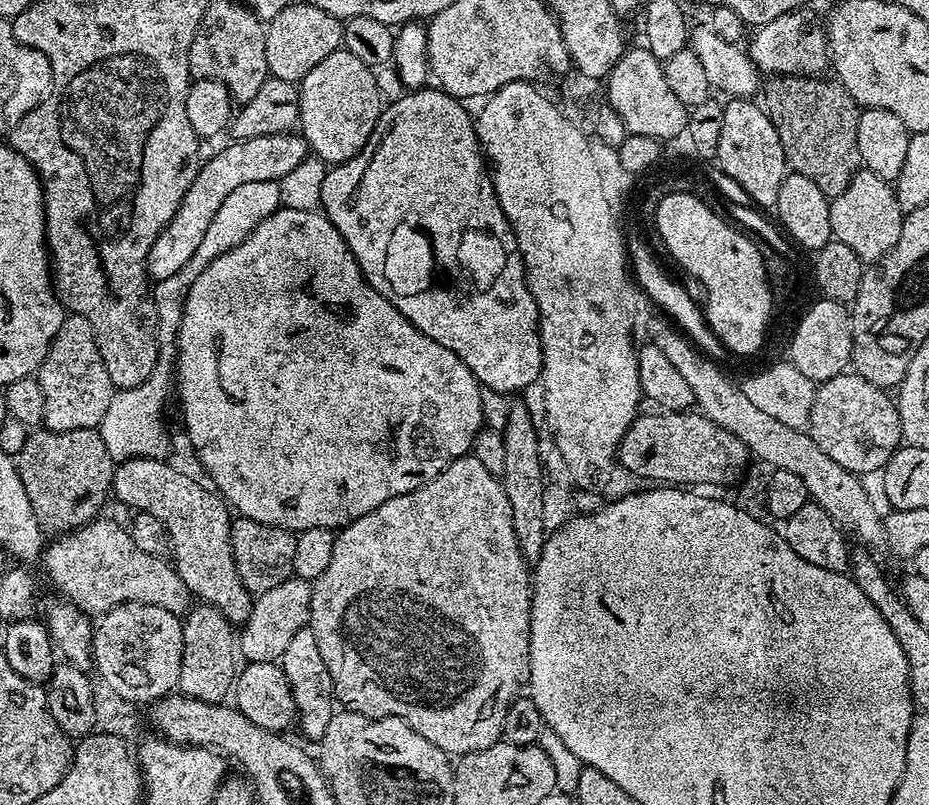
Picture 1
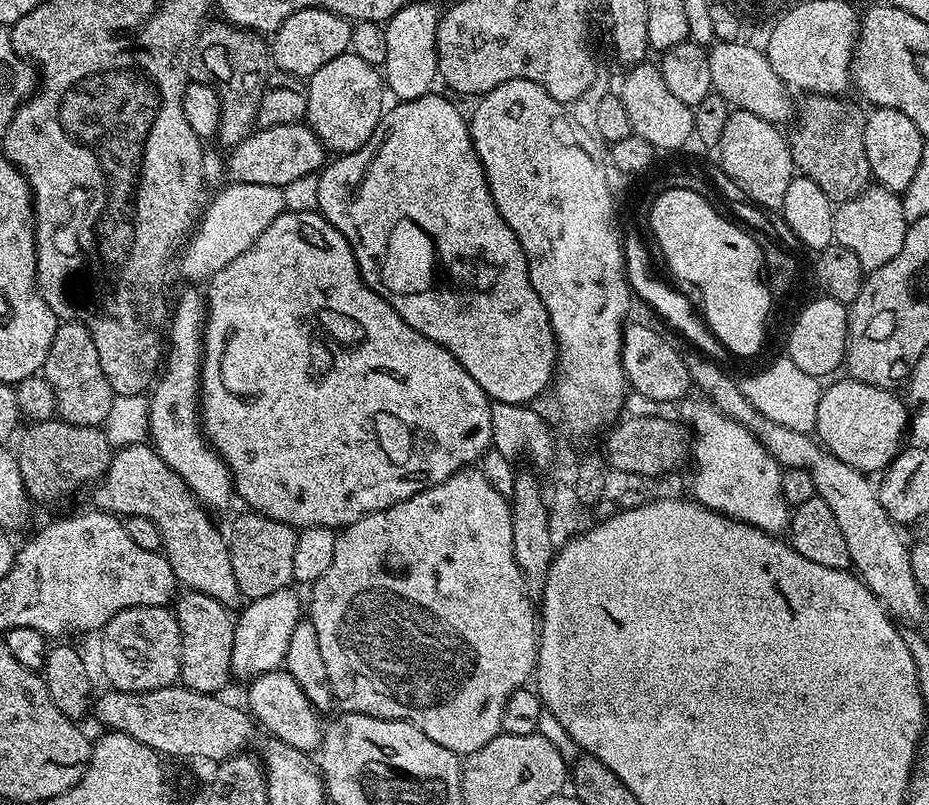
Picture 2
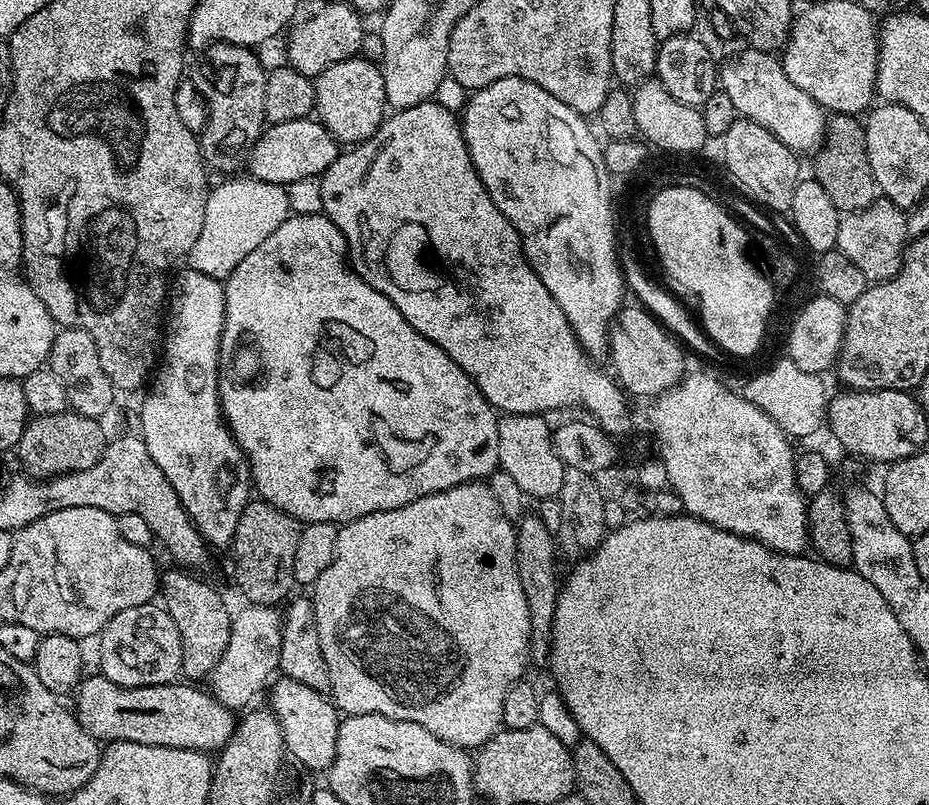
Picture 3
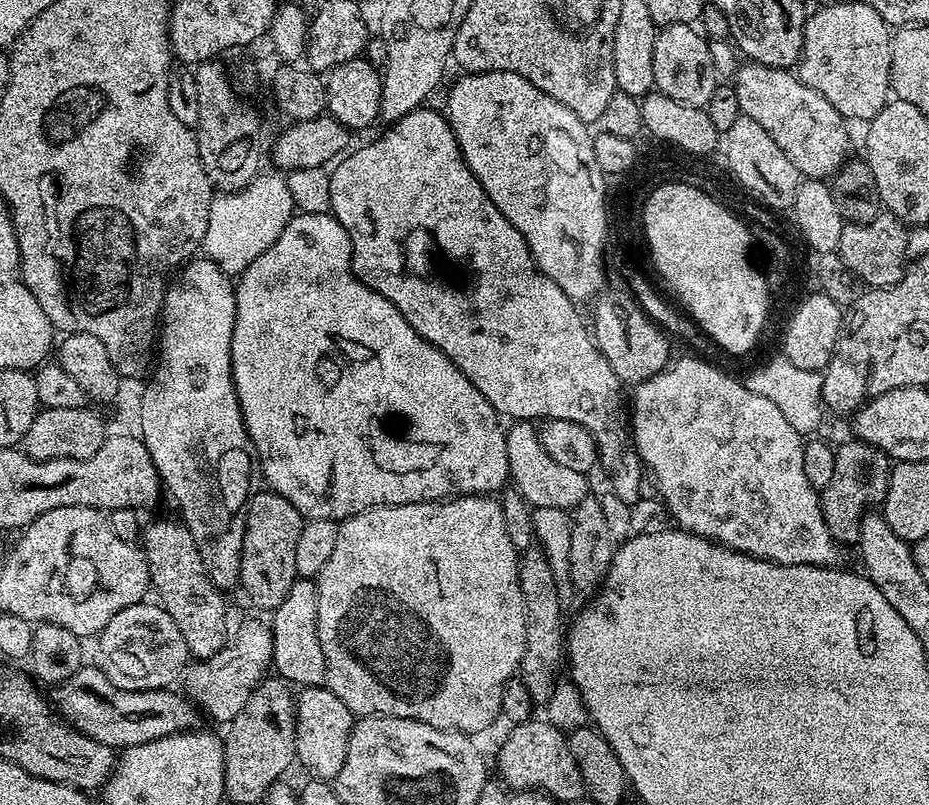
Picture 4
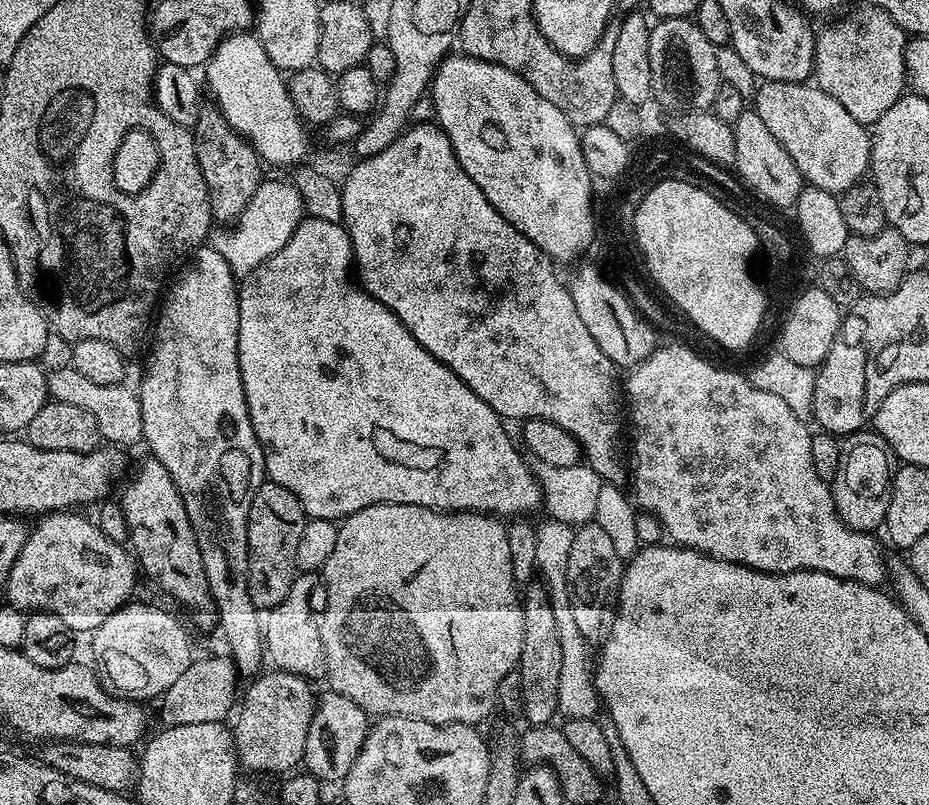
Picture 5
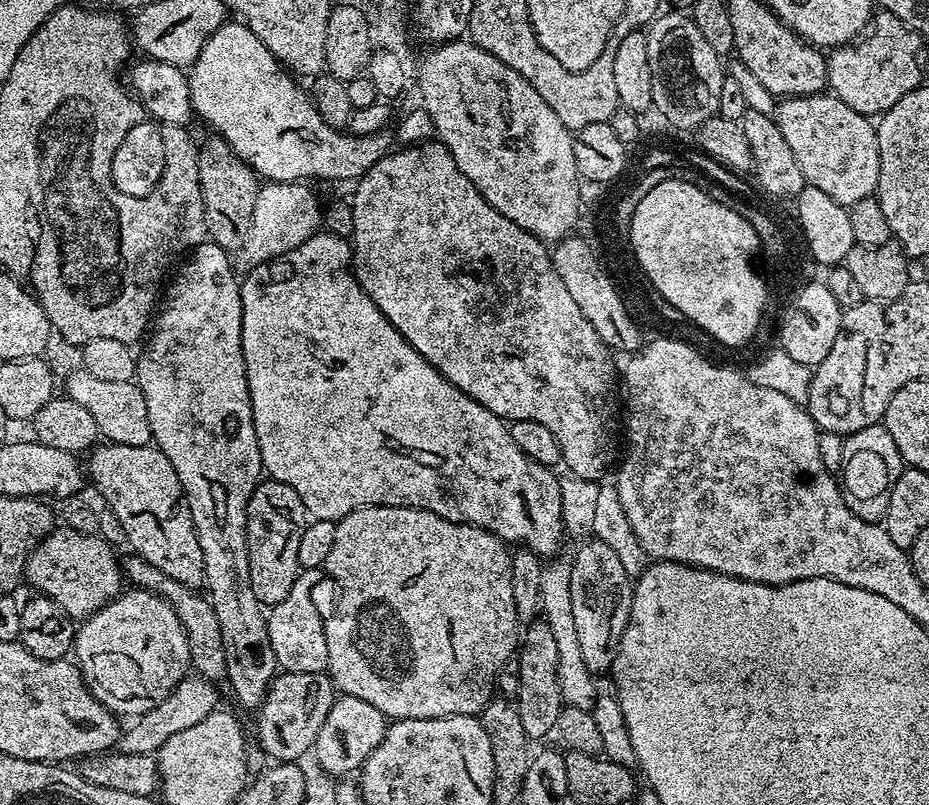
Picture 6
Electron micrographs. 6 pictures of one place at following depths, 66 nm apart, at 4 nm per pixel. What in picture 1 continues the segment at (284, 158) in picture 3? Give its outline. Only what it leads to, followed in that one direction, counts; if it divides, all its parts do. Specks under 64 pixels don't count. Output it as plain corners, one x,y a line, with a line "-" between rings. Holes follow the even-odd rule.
292,132
228,142
225,148
218,149
205,164
203,161
196,168
194,182
190,190
186,190
174,218
162,230
162,234
158,234
154,246
150,246
147,266
149,277
153,281
165,280
170,278
170,274
178,274
178,270
190,262
214,214
218,214
218,206
226,202
226,197
235,188
246,182
280,181
309,156
310,149
304,137

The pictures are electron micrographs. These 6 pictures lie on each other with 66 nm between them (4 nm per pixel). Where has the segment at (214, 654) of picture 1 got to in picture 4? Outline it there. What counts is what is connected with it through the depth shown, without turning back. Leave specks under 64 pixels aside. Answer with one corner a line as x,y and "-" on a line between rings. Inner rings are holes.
179,519
156,520
152,525
145,527
142,532
142,551
148,559
148,574
150,577
150,588
155,599
170,618
178,626
182,638
188,647
189,657
196,660
209,660
214,654
224,649
230,640
230,628
228,632
228,608
224,605
225,593
214,586
210,574
204,565
202,554
190,534
190,530

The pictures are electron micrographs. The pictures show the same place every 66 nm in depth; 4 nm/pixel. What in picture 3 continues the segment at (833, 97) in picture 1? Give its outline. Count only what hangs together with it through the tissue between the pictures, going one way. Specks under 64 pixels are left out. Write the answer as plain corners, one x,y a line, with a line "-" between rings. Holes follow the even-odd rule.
836,114
827,121
823,145
816,149
814,159
811,175
830,194
830,202
841,214
866,210
878,199
876,179
864,149
864,130
855,115

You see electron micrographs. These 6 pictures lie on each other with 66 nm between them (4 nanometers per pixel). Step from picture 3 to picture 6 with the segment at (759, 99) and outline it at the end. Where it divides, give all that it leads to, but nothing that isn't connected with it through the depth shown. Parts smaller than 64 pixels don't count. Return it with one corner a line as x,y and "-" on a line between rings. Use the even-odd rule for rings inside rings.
833,94
781,99
776,106
775,122
782,138
798,161
805,185
824,191
834,202
851,206
873,195
878,186
878,138
876,124
856,113

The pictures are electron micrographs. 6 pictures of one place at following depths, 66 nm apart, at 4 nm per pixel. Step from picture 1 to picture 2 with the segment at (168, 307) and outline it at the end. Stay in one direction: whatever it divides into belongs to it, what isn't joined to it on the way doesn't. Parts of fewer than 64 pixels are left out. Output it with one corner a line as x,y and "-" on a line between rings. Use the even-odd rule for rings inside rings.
228,182
225,185
209,204
207,201
203,205
202,215
179,253
180,272
188,280
207,281
218,270
234,262
238,254
246,254
246,250
262,238
262,230
266,230
266,226
285,211
283,188
261,186
259,182

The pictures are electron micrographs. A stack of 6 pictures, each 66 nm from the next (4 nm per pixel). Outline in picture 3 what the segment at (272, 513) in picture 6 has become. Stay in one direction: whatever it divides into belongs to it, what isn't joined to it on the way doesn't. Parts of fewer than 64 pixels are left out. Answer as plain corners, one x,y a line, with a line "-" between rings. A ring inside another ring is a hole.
259,498
249,499
248,505
242,510
242,518
238,518
238,530
234,530
234,538
230,545
232,564
236,567
236,584
244,591
245,601
248,604
279,605
289,599
288,591
294,588
294,553
298,547
298,538
301,530
300,521
290,514
278,510
278,506
269,504

